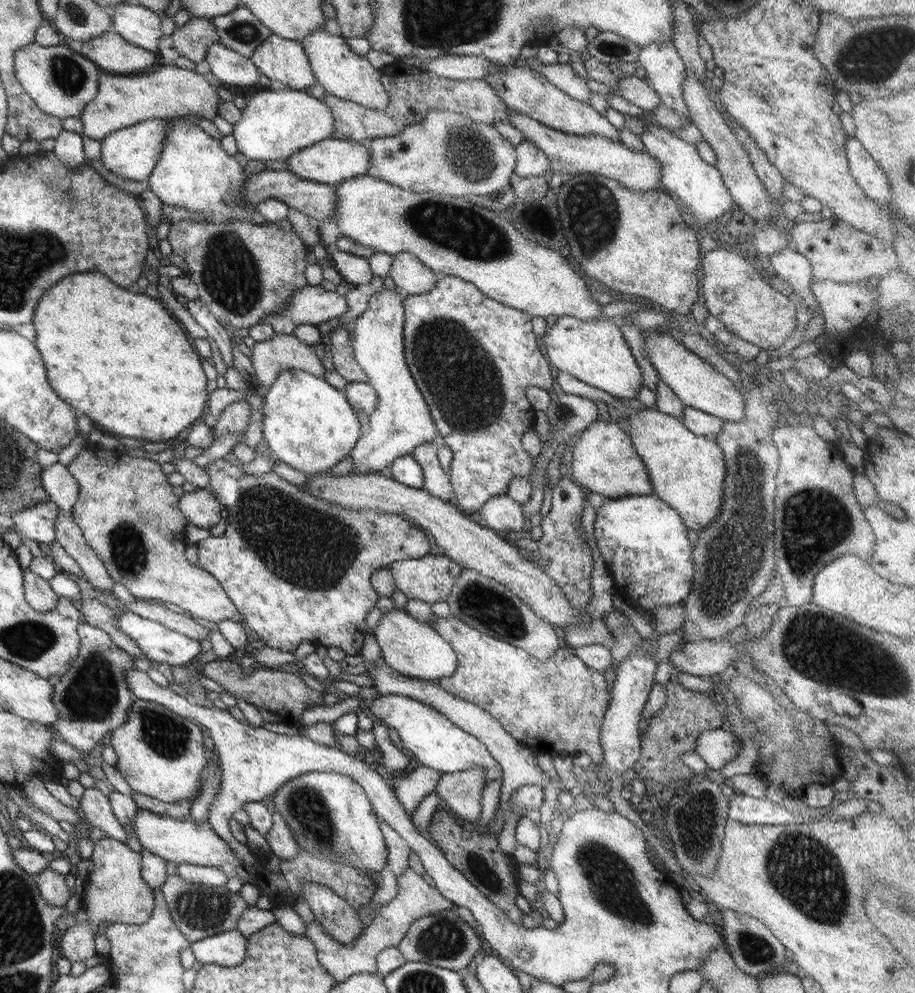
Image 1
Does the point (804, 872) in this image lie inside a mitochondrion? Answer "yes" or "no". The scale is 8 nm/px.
yes

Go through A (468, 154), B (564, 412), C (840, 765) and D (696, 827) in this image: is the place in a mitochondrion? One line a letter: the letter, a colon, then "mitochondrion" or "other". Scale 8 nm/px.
A: mitochondrion
B: mitochondrion
C: other
D: mitochondrion

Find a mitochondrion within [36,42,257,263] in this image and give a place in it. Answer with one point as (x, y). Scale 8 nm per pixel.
(70, 77)

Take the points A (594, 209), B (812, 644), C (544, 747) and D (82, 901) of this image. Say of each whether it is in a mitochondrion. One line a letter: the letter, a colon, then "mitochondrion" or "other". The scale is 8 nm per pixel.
A: mitochondrion
B: mitochondrion
C: other
D: other

